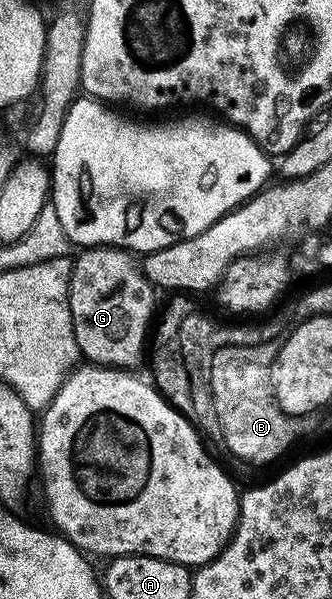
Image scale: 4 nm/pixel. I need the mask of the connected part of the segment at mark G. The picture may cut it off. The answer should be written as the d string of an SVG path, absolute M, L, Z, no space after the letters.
M100 246L84 248L78 254L71 265L71 293L67 297L80 357L107 368L138 369L149 344L156 289L143 275L140 261L126 248Z

